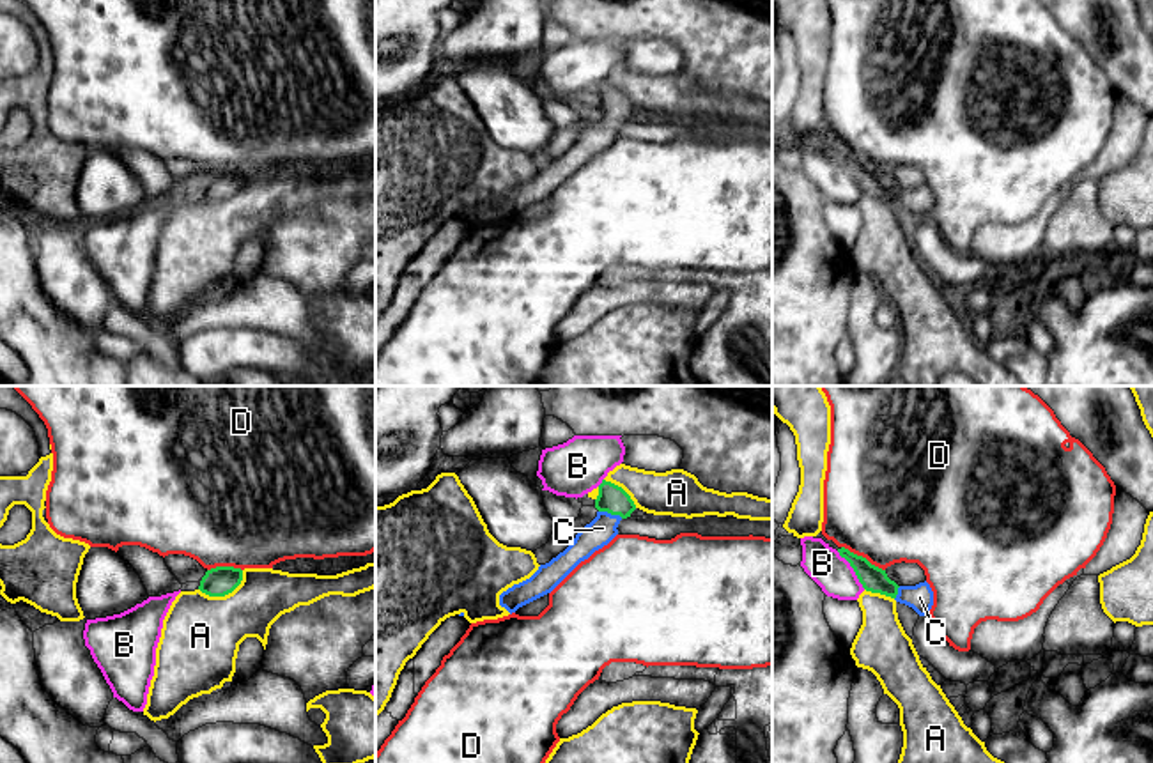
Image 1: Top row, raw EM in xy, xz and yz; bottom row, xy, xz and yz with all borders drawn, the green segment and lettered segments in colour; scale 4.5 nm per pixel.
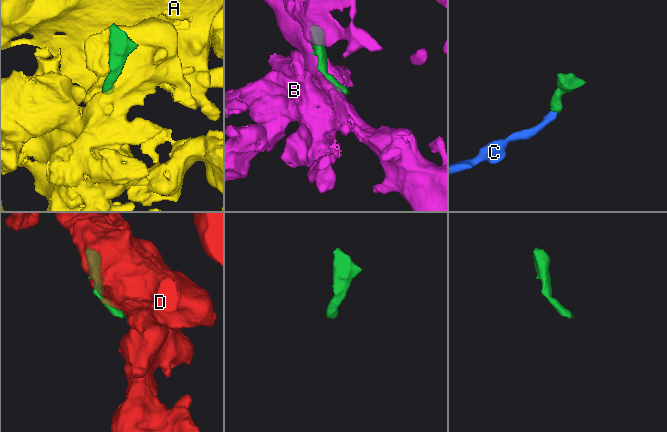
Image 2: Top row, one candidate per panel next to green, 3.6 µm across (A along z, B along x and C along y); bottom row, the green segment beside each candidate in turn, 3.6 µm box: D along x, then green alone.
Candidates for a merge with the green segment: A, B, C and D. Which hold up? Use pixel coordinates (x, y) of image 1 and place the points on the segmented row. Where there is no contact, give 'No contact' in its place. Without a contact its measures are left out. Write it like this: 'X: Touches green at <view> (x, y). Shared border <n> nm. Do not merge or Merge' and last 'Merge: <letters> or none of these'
A: Touches green at xy (225, 593). Shared border 220 nm. Do not merge
B: Touches green at yz (854, 570). Shared border 220 nm. Do not merge
C: Touches green at xz (611, 514). Shared border 120 nm. Merge
D: Touches green at yz (861, 556). Shared border 240 nm. Do not merge
Merge: C

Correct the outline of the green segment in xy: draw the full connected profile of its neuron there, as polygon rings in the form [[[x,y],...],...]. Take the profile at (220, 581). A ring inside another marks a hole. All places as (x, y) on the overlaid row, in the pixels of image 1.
[[[216,566],[205,572],[198,590],[209,597],[225,597],[243,581],[243,570],[234,566]]]

